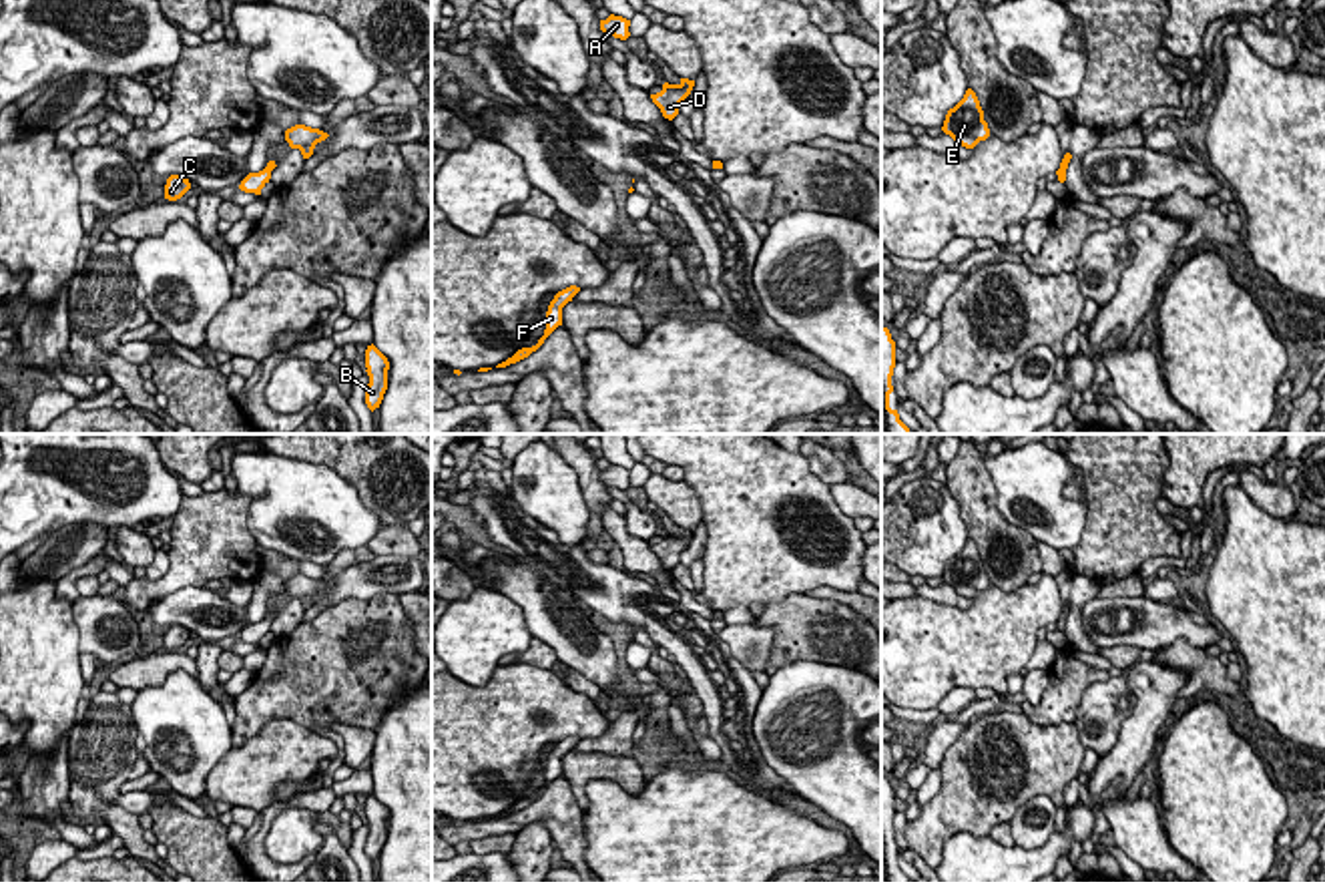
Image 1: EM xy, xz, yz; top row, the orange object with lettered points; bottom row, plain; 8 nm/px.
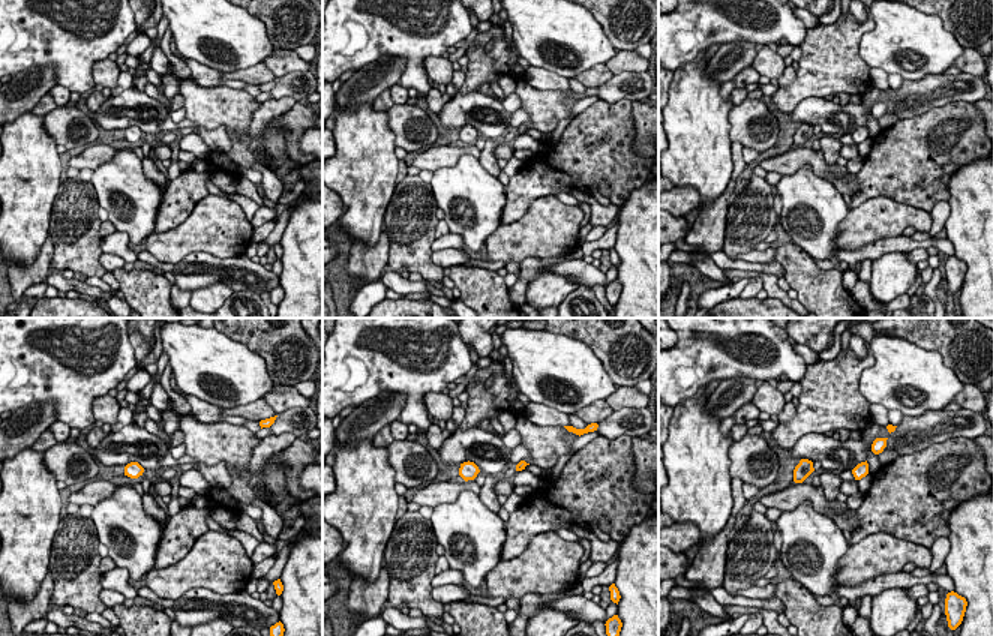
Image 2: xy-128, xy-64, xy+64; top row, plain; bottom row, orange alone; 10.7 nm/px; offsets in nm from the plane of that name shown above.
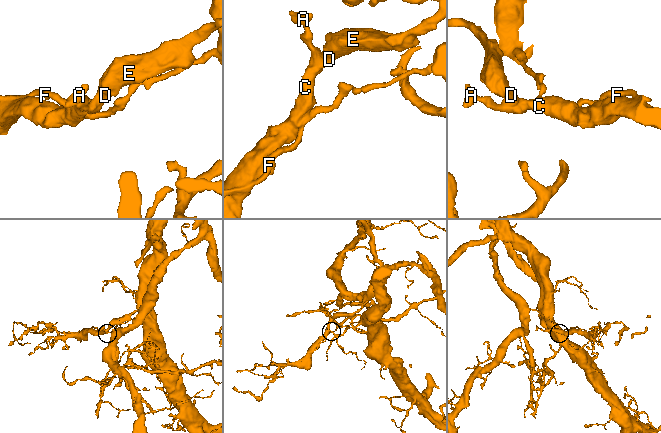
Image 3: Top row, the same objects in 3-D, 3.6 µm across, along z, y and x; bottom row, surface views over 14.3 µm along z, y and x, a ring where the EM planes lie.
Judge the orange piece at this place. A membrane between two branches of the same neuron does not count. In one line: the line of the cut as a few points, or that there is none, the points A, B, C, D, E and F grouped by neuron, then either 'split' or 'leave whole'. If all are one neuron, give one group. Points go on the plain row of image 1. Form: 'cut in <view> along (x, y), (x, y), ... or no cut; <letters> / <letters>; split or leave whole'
cut in xz along (717, 611), (719, 617); A C D E F / B; split

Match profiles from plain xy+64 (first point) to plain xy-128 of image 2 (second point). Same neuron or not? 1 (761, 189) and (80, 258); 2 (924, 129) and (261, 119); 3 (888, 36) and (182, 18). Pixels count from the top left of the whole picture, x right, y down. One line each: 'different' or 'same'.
1: same
2: same
3: same

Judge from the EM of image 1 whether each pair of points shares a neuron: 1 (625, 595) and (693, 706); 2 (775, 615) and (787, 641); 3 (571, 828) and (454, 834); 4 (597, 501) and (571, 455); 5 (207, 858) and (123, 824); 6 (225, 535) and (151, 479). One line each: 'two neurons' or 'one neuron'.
1: two neurons
2: one neuron
3: one neuron
4: one neuron
5: two neurons
6: two neurons

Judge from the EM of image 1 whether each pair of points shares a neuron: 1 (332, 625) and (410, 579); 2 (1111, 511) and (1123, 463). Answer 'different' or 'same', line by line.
1: different
2: same

